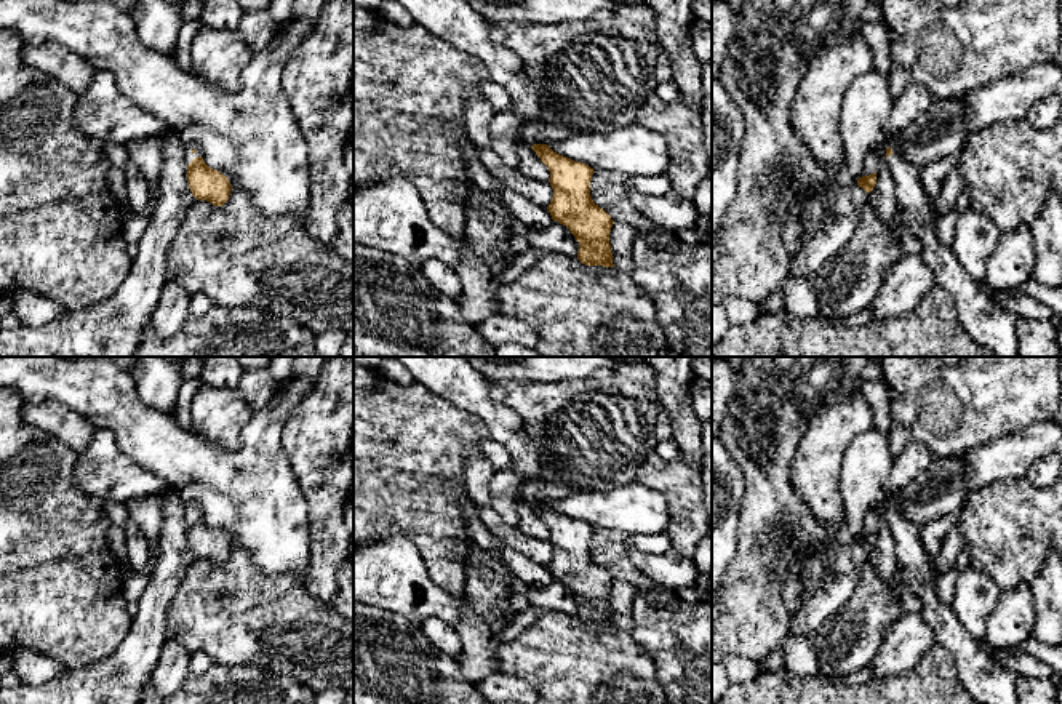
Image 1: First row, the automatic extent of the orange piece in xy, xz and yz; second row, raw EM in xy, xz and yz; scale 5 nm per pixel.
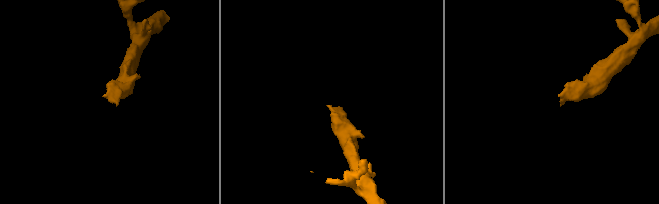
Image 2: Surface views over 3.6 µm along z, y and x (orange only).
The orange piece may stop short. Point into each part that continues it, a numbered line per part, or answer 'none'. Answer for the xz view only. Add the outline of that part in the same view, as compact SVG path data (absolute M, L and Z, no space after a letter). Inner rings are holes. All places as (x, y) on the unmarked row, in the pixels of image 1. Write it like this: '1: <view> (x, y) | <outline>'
1: xz (592, 434) | M645 362L617 363L614 368L595 371L587 379L558 382L541 381L493 381L489 397L512 408L525 422L525 429L537 451L541 474L523 486L521 499L529 506L549 506L565 496L581 491L606 491L637 480L637 470L656 451L654 427L665 411L656 387L656 371Z

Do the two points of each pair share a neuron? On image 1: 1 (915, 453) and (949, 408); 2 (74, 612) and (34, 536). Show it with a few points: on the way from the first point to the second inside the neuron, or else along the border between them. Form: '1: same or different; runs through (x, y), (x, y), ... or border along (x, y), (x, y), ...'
1: different; border along (934, 456), (925, 445), (912, 440), (894, 460)
2: same; runs through (59, 592), (34, 567), (34, 556)

